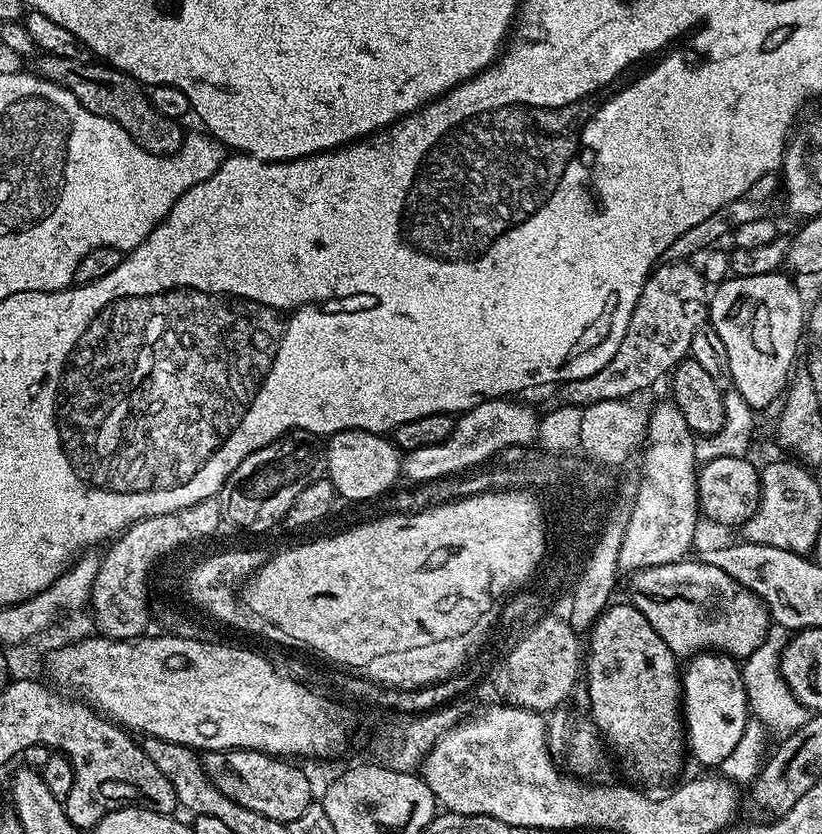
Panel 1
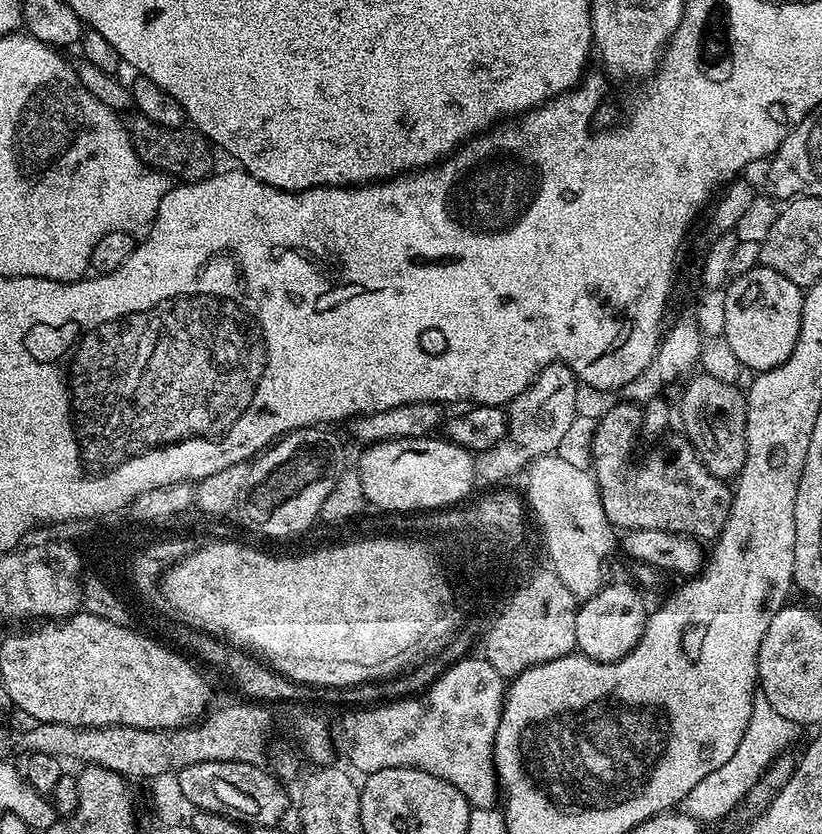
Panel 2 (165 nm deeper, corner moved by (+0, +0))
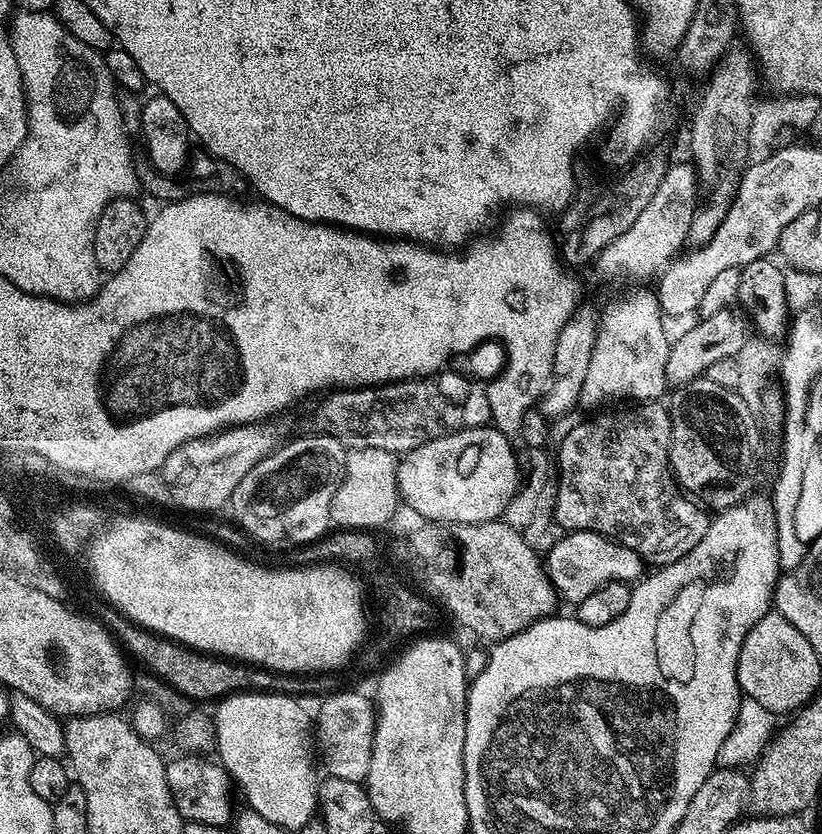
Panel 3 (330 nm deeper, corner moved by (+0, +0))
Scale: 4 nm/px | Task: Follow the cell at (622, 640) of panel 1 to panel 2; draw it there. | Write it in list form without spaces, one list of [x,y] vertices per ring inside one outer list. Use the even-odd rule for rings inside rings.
[[[605,583],[593,597],[577,607],[576,646],[583,655],[603,664],[613,664],[634,650],[642,638],[650,612],[647,607],[644,609],[641,589],[633,587],[628,584]]]

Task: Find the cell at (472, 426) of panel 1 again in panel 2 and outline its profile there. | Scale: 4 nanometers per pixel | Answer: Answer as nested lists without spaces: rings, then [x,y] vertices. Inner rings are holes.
[[[553,364],[539,372],[536,381],[522,394],[507,401],[508,432],[504,440],[494,445],[492,449],[479,453],[476,461],[476,471],[479,479],[504,482],[507,476],[515,472],[523,473],[532,460],[542,455],[555,453],[562,442],[566,430],[570,430],[570,422],[577,416],[575,394],[578,387],[576,375],[562,364]]]

